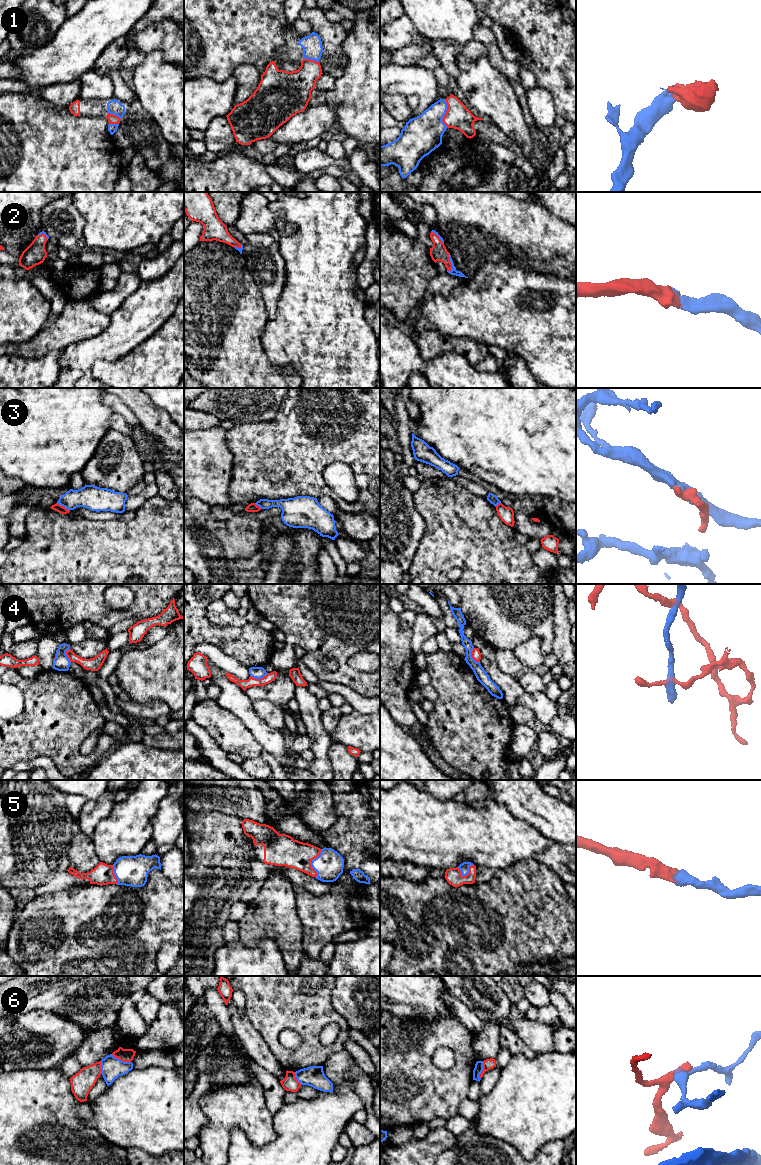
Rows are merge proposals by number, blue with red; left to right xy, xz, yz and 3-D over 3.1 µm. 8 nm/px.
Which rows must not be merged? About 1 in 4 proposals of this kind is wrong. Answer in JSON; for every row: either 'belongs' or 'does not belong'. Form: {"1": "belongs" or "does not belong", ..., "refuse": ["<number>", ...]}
{"1": "belongs", "2": "belongs", "3": "does not belong", "4": "does not belong", "5": "belongs", "6": "does not belong", "refuse": ["3", "4", "6"]}

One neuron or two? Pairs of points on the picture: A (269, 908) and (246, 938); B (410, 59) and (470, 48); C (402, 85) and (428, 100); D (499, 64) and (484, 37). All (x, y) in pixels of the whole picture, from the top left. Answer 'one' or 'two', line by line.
A: one
B: two
C: one
D: one

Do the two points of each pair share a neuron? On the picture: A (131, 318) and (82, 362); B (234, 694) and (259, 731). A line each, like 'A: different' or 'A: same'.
A: same
B: same

